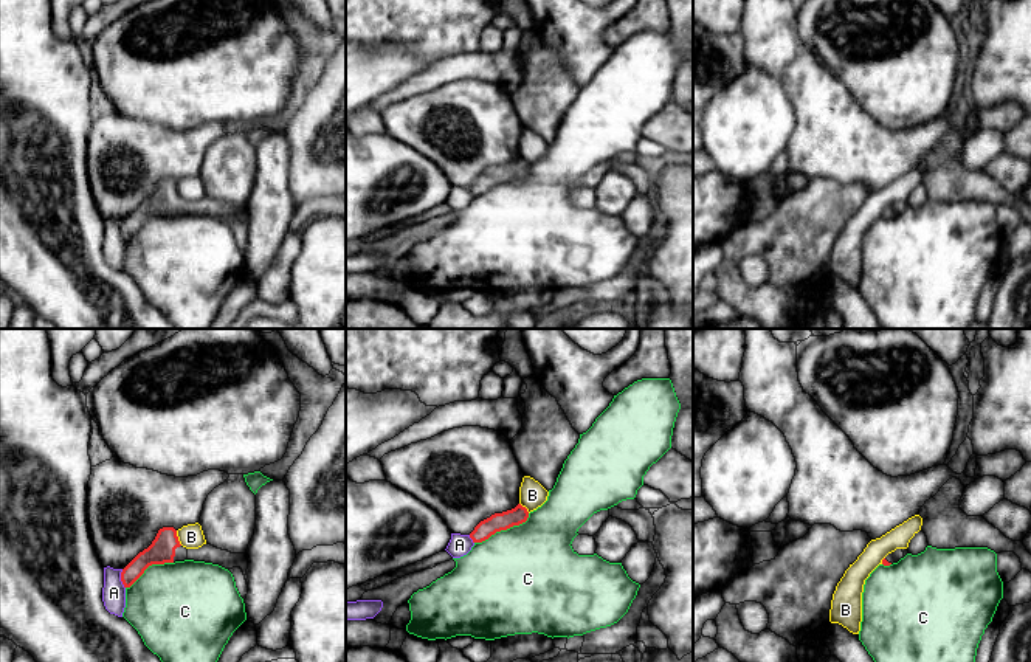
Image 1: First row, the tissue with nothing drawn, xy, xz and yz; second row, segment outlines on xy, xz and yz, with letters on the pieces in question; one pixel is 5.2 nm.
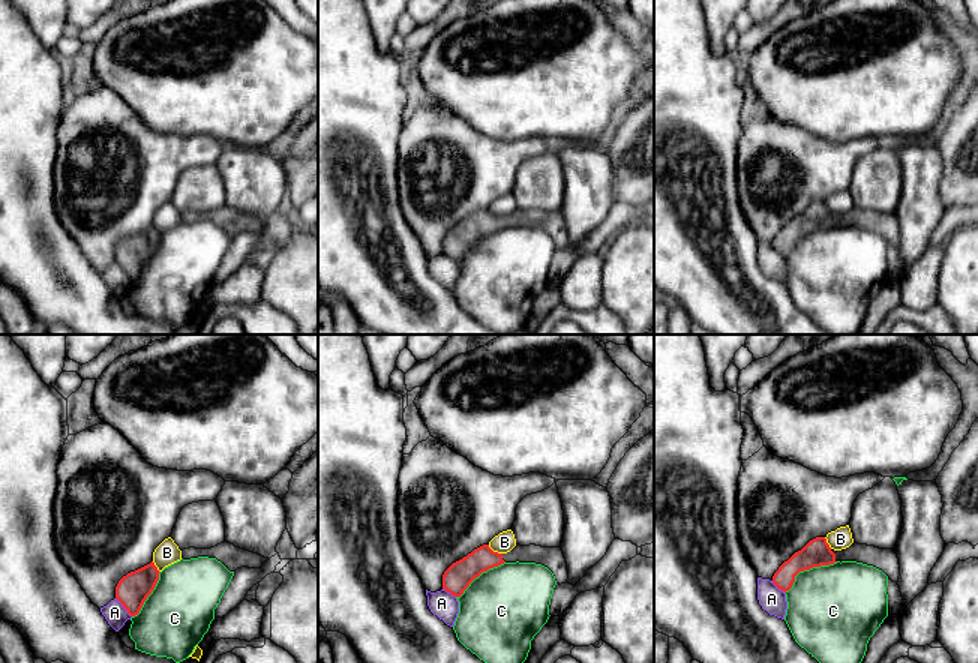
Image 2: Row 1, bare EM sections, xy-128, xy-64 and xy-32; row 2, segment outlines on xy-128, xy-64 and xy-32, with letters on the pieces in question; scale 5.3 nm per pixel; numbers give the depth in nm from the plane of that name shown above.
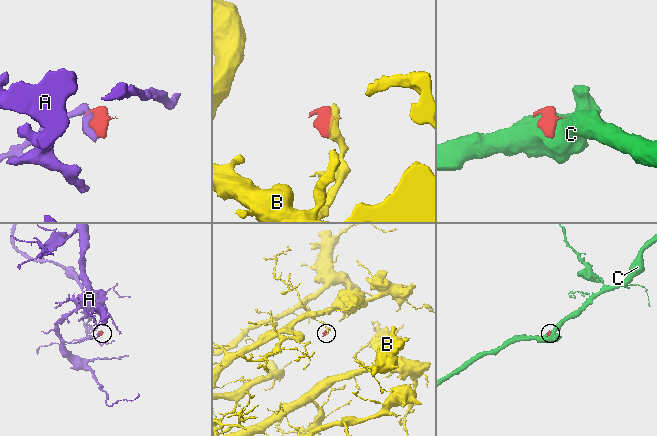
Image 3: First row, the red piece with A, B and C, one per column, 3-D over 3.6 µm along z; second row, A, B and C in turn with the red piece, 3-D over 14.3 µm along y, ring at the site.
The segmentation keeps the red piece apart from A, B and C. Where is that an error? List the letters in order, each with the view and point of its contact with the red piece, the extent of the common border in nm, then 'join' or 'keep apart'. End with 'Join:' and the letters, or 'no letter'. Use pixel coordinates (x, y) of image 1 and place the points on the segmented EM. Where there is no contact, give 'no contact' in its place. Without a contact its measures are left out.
A: meets red in xy at (121, 579); contact 110 nm long; keep apart
B: meets red in xy at (177, 538); contact 90 nm long; keep apart
C: meets red in xz at (503, 529); contact 320 nm long; keep apart
Join: no letter

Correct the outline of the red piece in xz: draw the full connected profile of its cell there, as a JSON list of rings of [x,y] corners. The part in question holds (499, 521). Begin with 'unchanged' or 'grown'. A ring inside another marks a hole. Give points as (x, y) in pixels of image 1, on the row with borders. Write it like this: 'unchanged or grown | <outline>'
unchanged | [[[518,504],[512,510],[495,513],[490,518],[481,521],[470,533],[470,538],[473,540],[473,543],[482,543],[496,532],[507,530],[513,526],[526,522],[527,518],[529,518],[527,509]]]

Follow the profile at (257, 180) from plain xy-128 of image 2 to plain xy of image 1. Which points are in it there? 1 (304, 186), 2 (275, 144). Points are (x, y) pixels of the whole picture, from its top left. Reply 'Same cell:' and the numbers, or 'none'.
Same cell: 2

